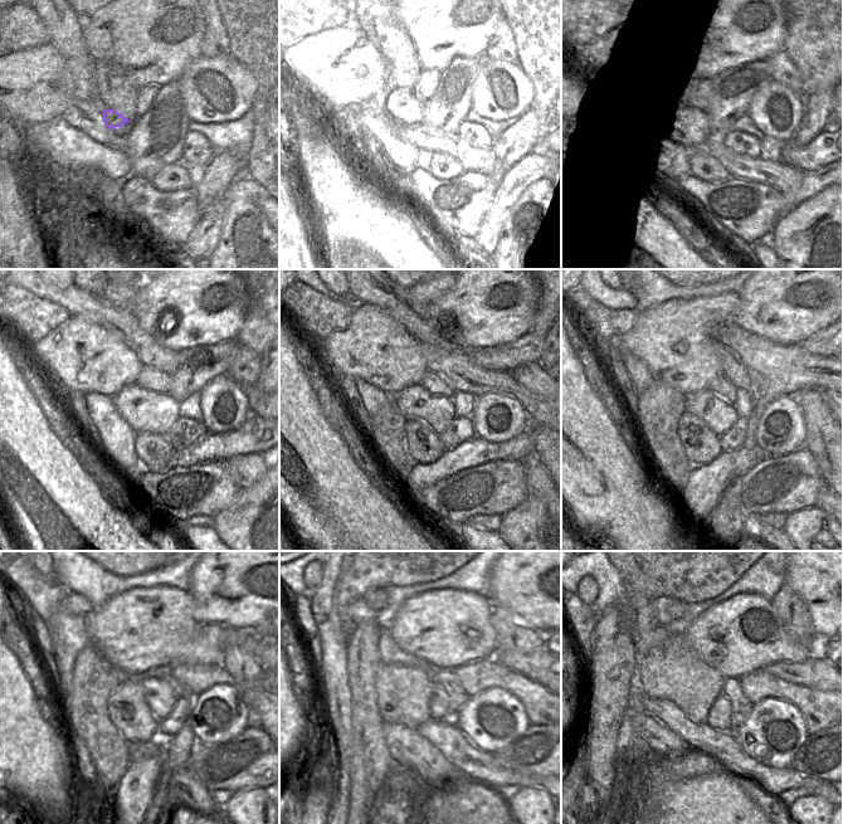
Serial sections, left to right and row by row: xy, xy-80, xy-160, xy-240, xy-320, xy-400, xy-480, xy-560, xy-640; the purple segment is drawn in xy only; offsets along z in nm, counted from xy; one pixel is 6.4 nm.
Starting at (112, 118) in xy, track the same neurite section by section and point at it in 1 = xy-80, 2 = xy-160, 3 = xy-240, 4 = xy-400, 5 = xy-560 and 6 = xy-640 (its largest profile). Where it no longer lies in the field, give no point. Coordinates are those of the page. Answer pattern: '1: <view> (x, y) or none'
1: xy-80 (400, 105)
2: xy-160 (698, 121)
3: xy-240 (142, 410)
4: xy-400 (715, 412)
5: xy-560 (438, 697)
6: xy-640 (719, 717)

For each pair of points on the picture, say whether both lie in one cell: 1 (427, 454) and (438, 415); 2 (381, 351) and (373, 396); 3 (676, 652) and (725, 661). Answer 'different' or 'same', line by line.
1: different
2: different
3: different

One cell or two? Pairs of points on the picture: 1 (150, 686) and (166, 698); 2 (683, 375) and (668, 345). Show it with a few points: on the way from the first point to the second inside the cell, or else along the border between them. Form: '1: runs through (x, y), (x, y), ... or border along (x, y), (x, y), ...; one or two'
1: runs through (154, 688), (162, 697); one
2: runs through (683, 367), (683, 360), (676, 352); one

